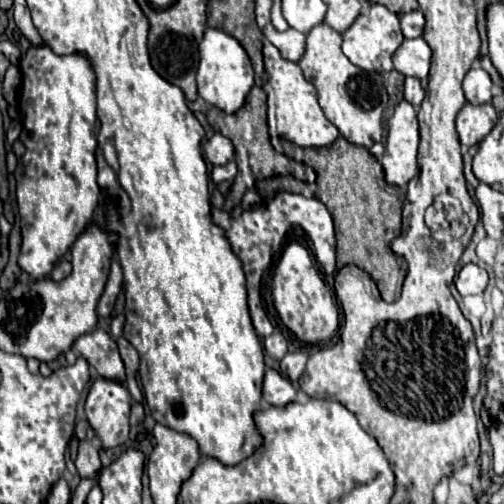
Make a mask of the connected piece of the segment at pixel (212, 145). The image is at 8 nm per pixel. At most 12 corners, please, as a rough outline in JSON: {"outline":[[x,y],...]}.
{"outline":[[216,132],[204,144],[204,156],[212,166],[234,158],[234,146]]}

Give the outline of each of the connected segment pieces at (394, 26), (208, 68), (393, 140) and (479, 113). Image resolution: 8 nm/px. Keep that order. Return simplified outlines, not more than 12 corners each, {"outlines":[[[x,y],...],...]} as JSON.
{"outlines":[[[382,4],[342,34],[342,50],[362,70],[392,70],[404,40]],[[208,28],[198,94],[234,114],[254,86],[248,54]],[[396,104],[382,168],[386,182],[406,186],[418,173],[416,110]],[[490,102],[466,104],[456,118],[464,146],[480,144],[496,126]]]}

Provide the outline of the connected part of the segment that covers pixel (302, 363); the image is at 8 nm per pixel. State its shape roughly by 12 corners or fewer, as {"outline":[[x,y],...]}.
{"outline":[[302,350],[290,352],[280,360],[280,372],[298,380],[308,360]]}

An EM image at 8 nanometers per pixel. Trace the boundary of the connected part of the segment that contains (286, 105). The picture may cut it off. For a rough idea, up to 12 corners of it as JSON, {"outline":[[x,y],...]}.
{"outline":[[264,40],[270,136],[330,146],[336,126],[296,62]]}

